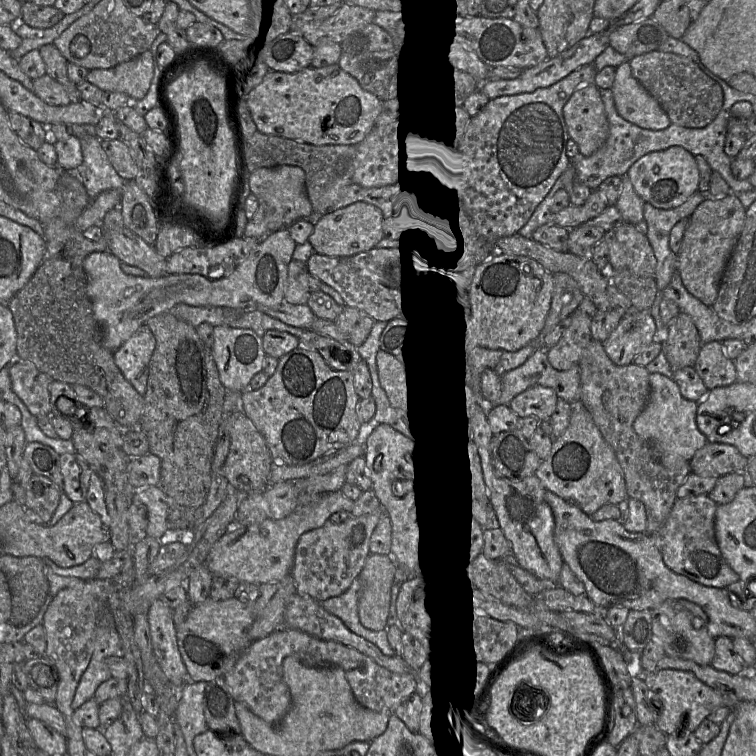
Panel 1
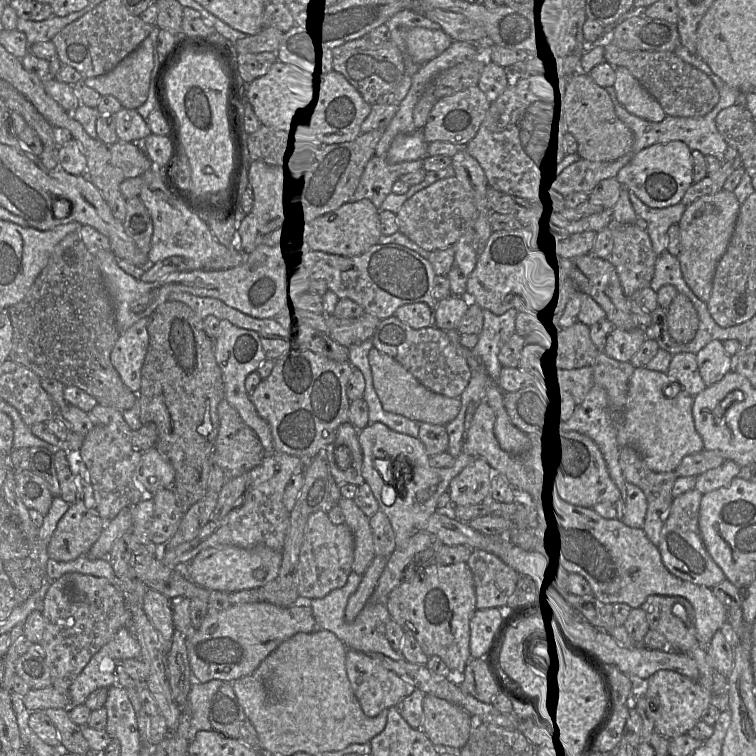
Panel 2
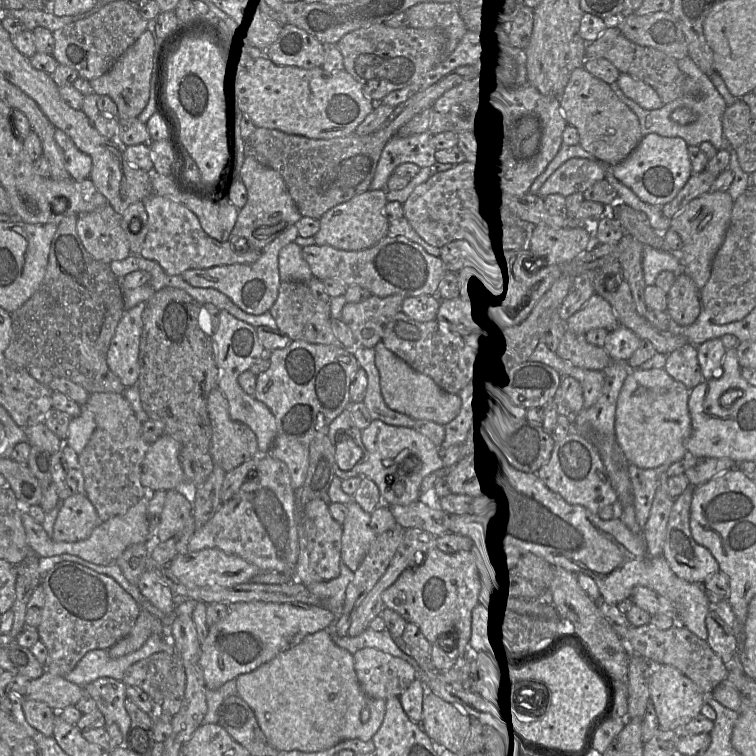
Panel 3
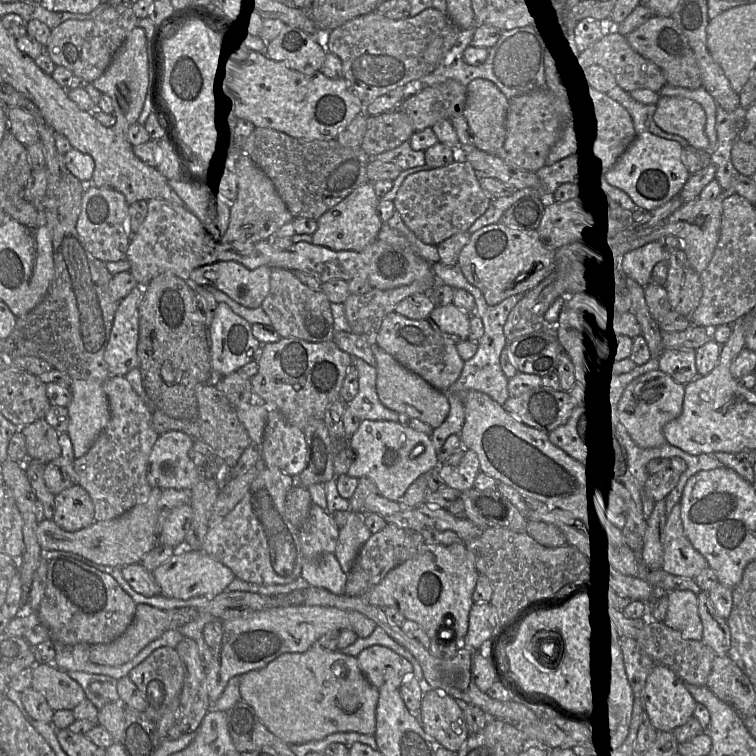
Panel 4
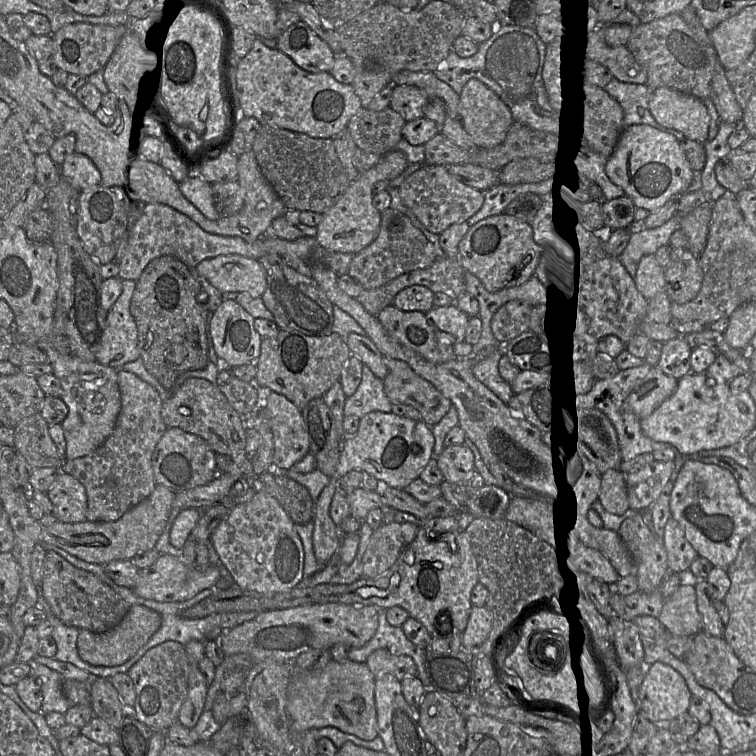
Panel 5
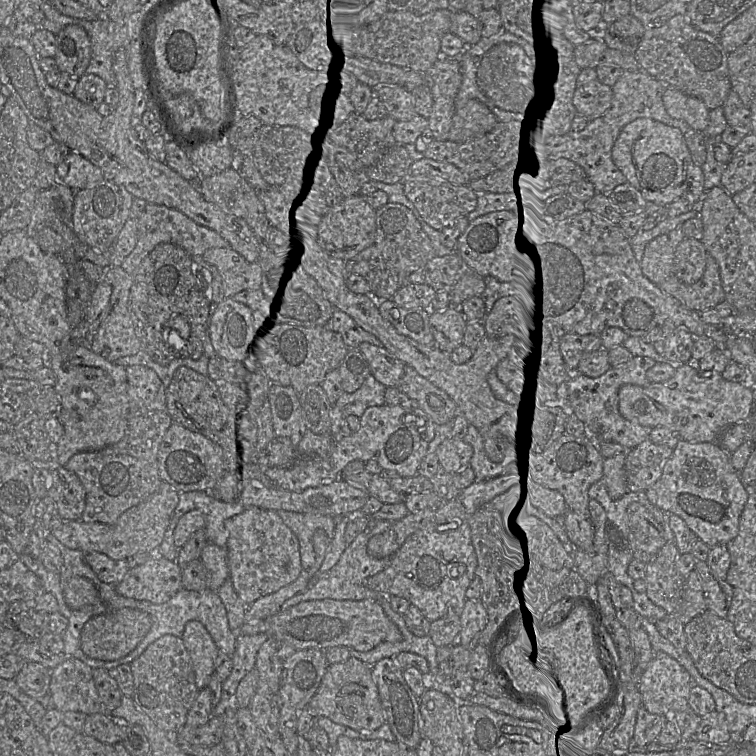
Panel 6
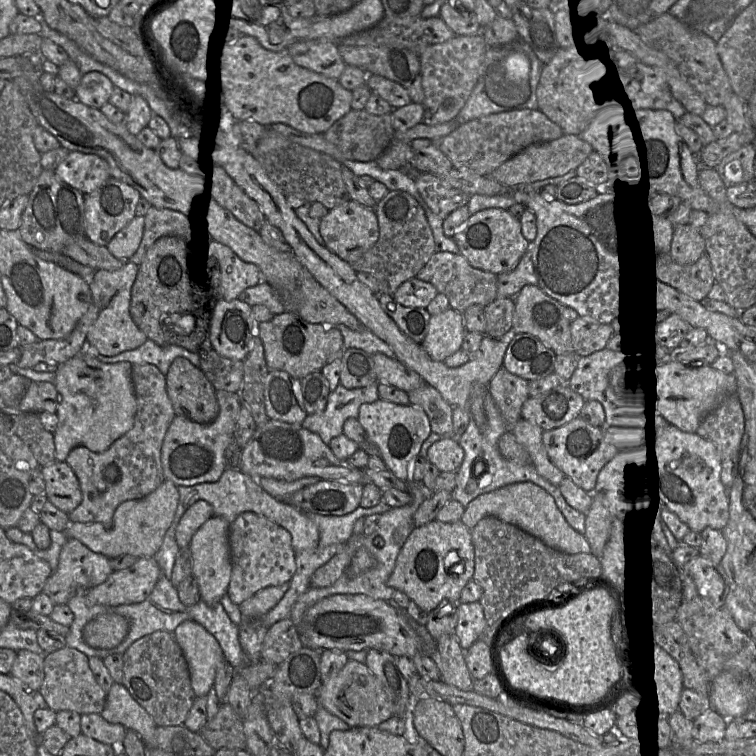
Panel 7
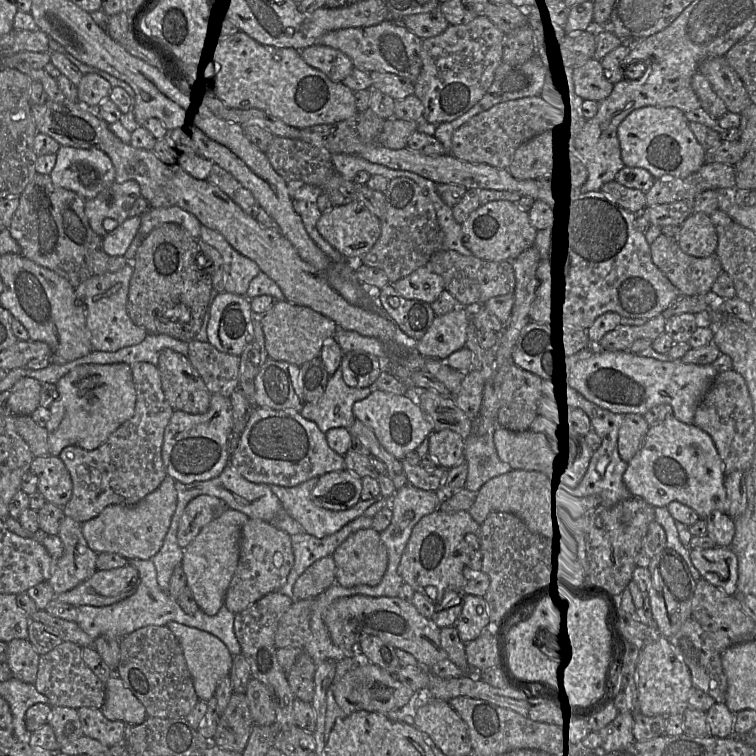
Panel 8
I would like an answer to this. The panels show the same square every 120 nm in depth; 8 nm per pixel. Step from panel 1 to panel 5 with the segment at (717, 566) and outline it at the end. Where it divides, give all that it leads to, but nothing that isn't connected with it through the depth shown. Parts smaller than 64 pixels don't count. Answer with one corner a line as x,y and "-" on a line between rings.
672,517
665,525
663,542
667,551
669,571
688,574
690,565
698,553
687,540
682,526

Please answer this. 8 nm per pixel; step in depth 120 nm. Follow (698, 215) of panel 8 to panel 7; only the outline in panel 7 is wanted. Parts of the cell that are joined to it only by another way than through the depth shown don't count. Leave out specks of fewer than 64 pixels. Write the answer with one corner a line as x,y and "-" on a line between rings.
687,224
673,230
671,259
678,264
688,265
706,255
705,242
700,230

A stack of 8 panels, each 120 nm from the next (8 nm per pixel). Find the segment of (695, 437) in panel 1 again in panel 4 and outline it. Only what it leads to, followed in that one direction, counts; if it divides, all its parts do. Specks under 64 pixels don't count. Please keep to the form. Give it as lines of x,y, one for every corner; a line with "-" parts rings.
659,368
648,371
628,385
621,400
621,423
640,447
660,447
668,443
663,433
664,426
682,413
684,395
684,384
675,381

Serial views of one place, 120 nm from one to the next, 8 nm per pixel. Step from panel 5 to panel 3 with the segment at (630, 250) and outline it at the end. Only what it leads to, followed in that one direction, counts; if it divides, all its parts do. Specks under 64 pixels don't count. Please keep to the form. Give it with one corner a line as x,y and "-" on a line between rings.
644,245
642,267
646,286
655,285
656,278
662,271
670,271
676,276
684,273
678,254
657,250
650,245

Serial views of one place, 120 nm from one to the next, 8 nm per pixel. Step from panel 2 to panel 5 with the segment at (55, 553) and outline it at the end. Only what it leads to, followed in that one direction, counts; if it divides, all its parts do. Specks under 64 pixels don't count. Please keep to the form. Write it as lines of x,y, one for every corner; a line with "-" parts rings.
59,472
46,493
56,508
58,521
63,523
86,521
88,508
86,489
75,477

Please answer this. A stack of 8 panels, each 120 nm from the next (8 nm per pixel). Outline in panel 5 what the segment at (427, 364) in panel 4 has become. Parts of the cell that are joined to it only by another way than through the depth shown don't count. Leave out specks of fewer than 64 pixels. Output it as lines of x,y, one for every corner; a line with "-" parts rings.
389,305
379,312
377,319
396,342
432,363
457,358
453,344
439,341
424,312
403,311

